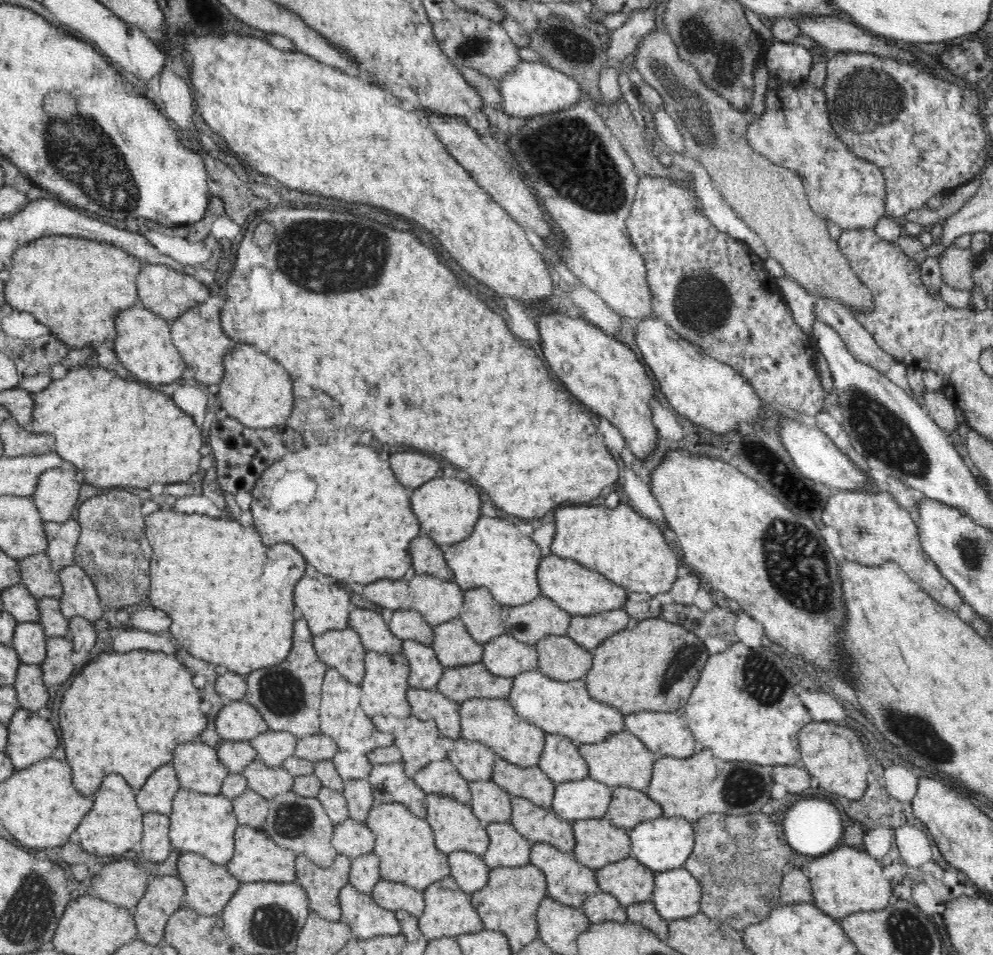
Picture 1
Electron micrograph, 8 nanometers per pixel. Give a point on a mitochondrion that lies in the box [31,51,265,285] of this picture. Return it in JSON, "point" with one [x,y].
{"point":[83,152]}

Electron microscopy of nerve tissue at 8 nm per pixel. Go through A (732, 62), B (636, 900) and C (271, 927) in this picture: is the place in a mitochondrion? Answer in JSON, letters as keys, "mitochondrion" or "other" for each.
{"A":"mitochondrion","B":"other","C":"mitochondrion"}

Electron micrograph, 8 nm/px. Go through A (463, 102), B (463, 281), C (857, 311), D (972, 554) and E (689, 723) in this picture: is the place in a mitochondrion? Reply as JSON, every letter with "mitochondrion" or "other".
{"A":"other","B":"other","C":"other","D":"mitochondrion","E":"other"}

